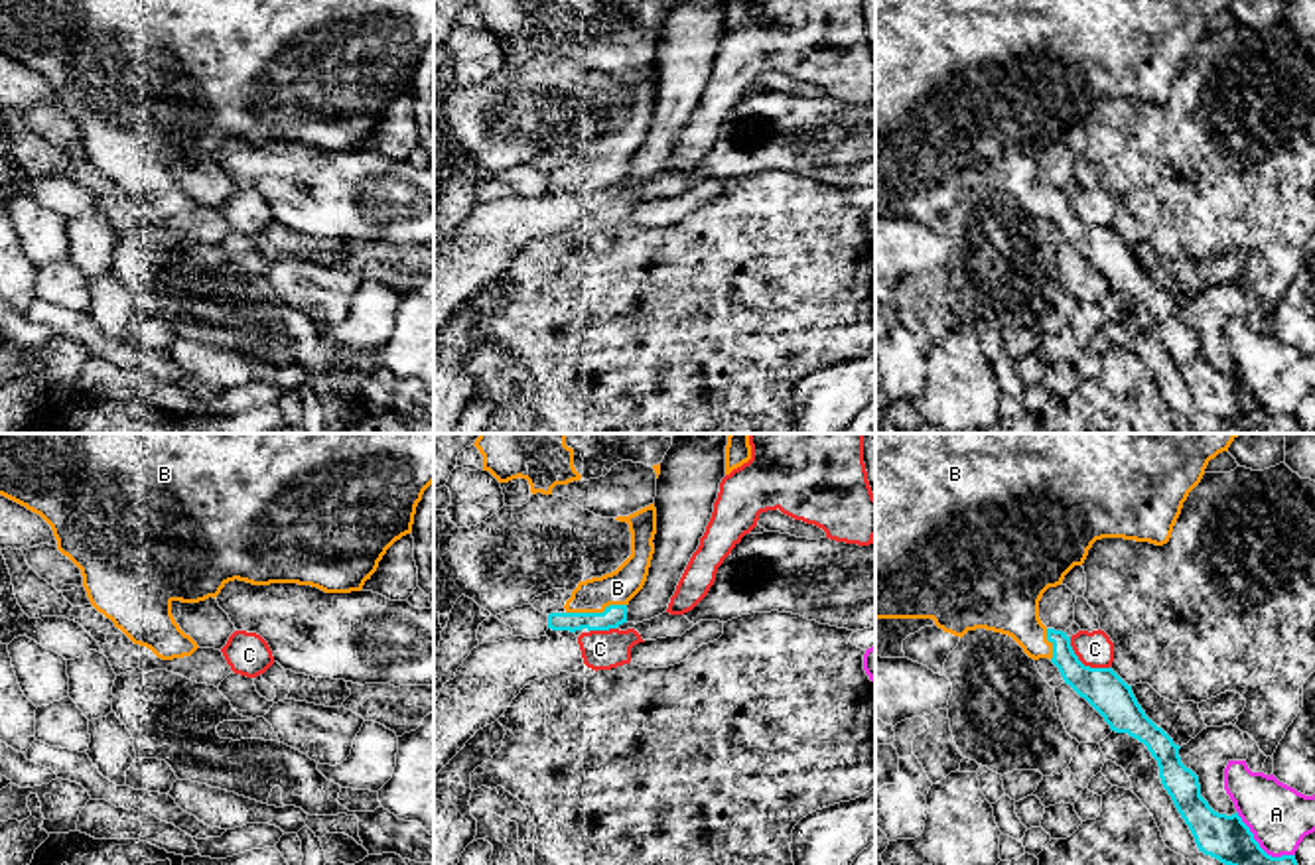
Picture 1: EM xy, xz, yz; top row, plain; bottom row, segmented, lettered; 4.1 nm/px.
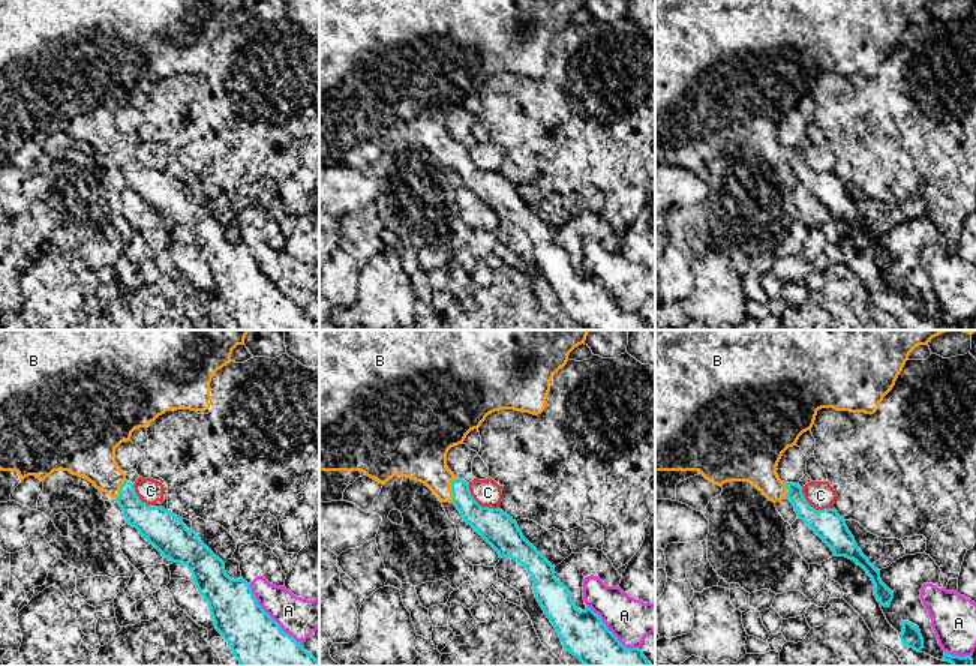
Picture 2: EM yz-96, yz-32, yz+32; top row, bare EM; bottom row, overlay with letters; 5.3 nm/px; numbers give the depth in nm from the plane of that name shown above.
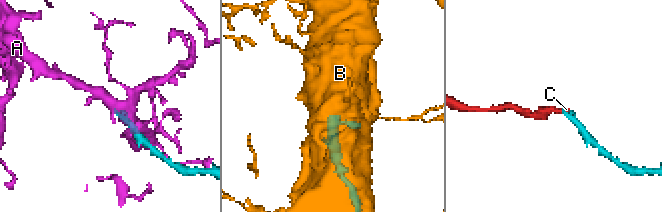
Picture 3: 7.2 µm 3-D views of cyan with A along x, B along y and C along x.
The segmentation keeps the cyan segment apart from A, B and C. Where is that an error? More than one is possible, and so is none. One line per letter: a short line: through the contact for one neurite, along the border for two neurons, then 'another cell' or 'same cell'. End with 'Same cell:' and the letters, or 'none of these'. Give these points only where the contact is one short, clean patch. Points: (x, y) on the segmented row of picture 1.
A: another cell
B: same cell
C: line yz (1069, 637), (1073, 653), (1085, 665), (1108, 668); another cell
Same cell: B

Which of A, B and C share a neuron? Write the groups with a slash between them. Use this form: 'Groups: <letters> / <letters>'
Groups: A / B / C

